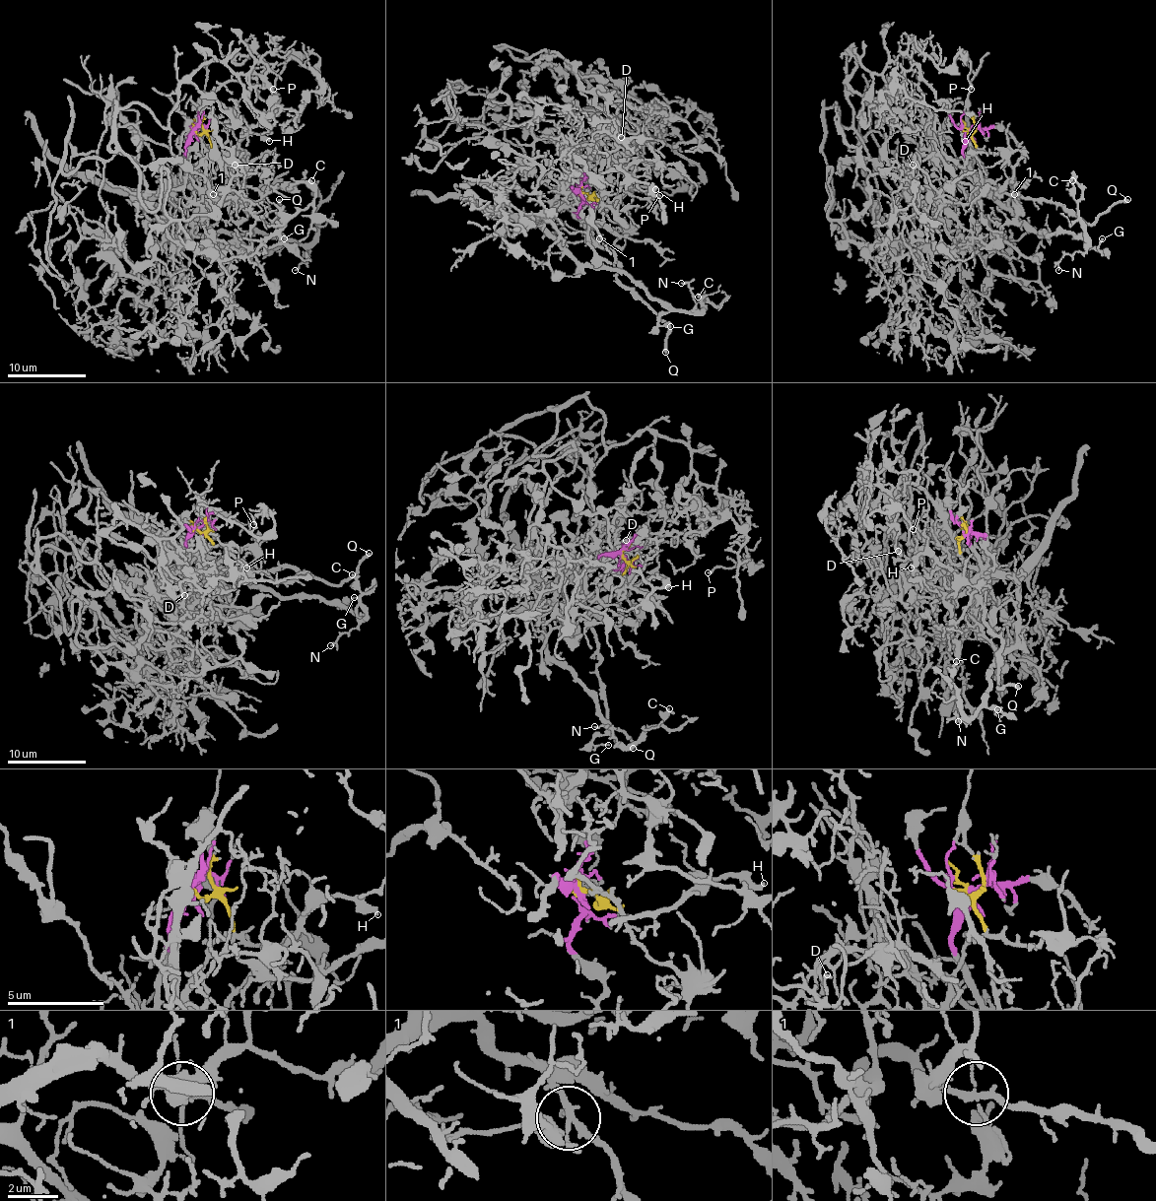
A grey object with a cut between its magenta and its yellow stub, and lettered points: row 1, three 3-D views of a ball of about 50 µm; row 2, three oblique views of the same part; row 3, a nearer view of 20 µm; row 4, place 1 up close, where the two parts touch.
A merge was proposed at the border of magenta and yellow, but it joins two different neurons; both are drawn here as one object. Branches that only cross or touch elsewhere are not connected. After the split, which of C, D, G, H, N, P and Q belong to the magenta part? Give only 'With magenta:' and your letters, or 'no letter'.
With magenta: C, G, H, N, Q

